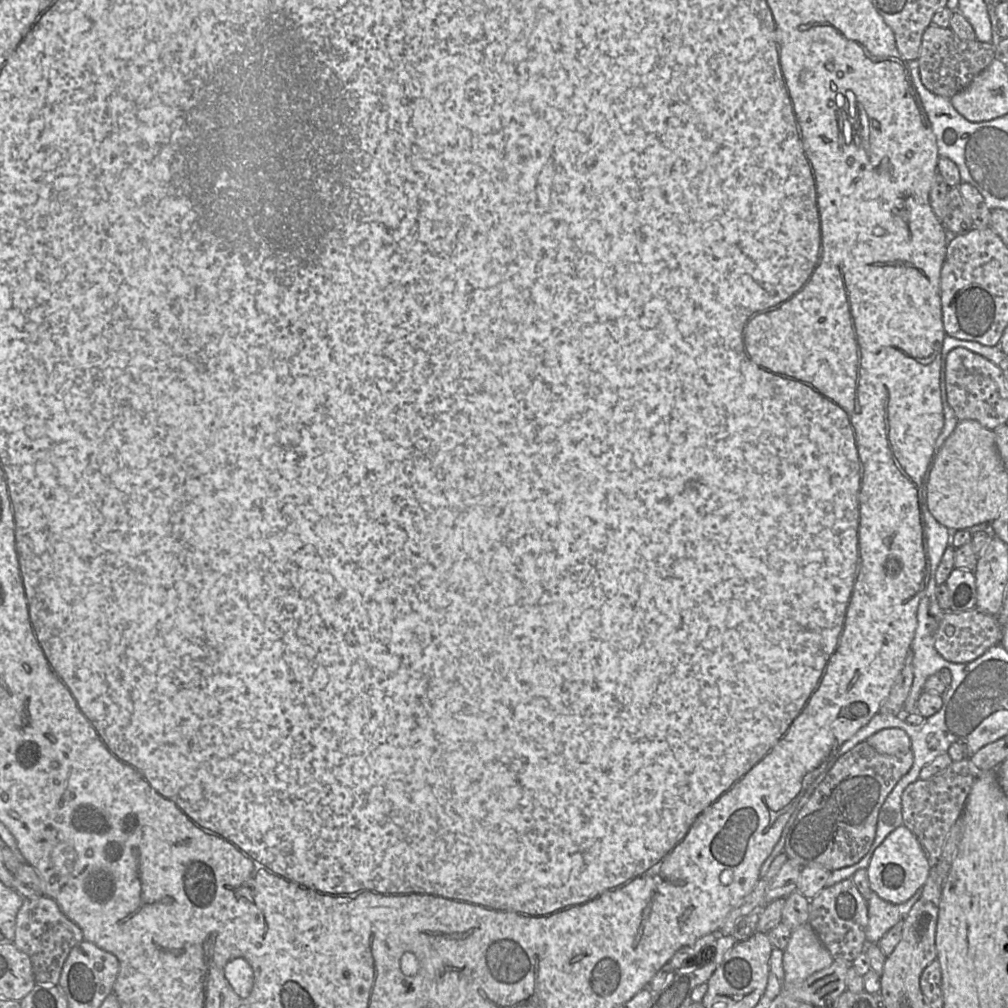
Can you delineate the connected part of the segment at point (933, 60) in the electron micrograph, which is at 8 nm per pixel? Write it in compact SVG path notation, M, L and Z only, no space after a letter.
M932 23L923 33L917 61L924 86L937 95L951 99L965 89L995 58L995 48L991 42L961 40L950 28Z

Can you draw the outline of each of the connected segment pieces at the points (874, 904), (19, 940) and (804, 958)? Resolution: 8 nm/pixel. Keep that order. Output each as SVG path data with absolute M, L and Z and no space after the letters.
M922 888L901 904L893 904L887 902L872 891L868 905L868 924L866 927L867 943L877 944L879 940L901 919L905 917L911 910L915 902L920 898Z
M50 897L24 898L16 916L16 929L13 943L28 955L36 983L57 985L62 966L71 949L83 940L82 930L59 908Z
M807 922L792 930L783 951L785 984L801 983L812 974L829 967L834 959Z

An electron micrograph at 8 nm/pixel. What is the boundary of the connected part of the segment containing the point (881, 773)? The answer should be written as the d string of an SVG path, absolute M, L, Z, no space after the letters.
M866 741L858 743L840 756L814 789L791 826L784 844L784 852L788 859L795 861L802 868L821 866L829 871L859 862L874 841L878 814L883 803L897 782L910 770L913 760L912 750L896 755L881 754Z

